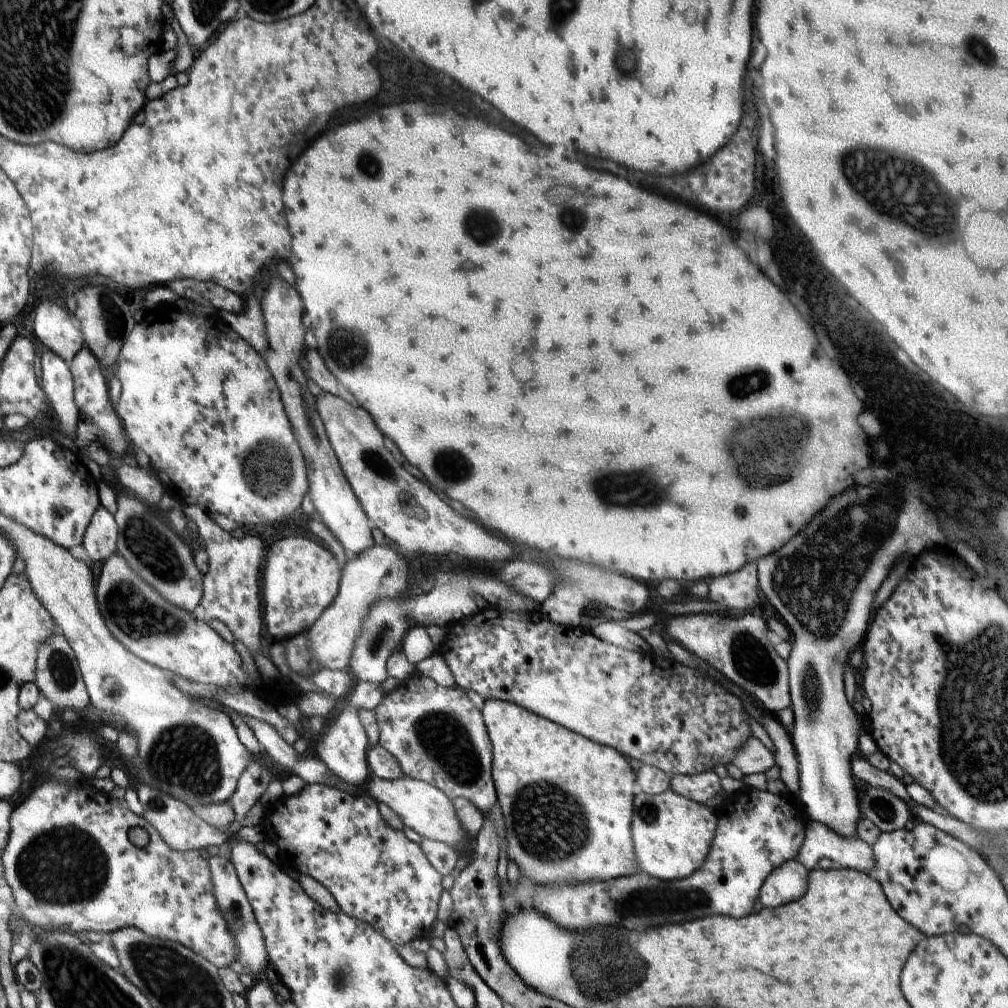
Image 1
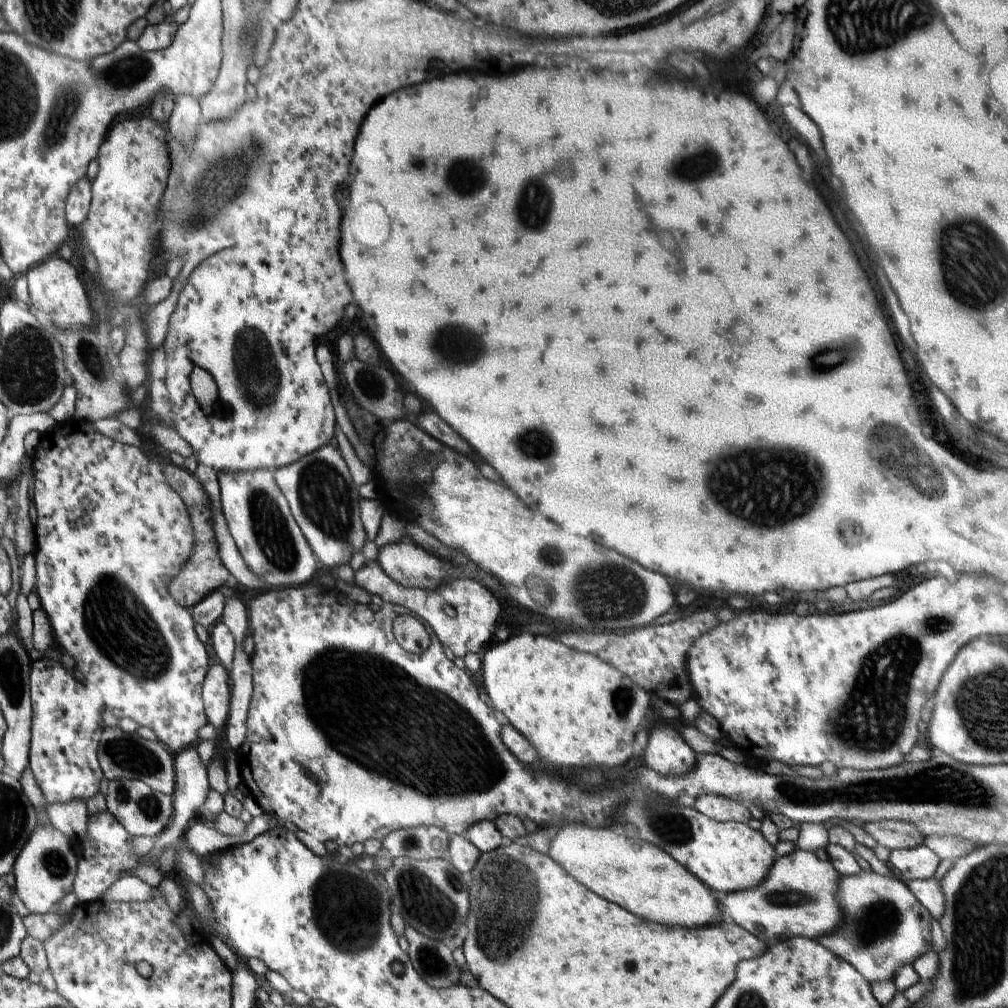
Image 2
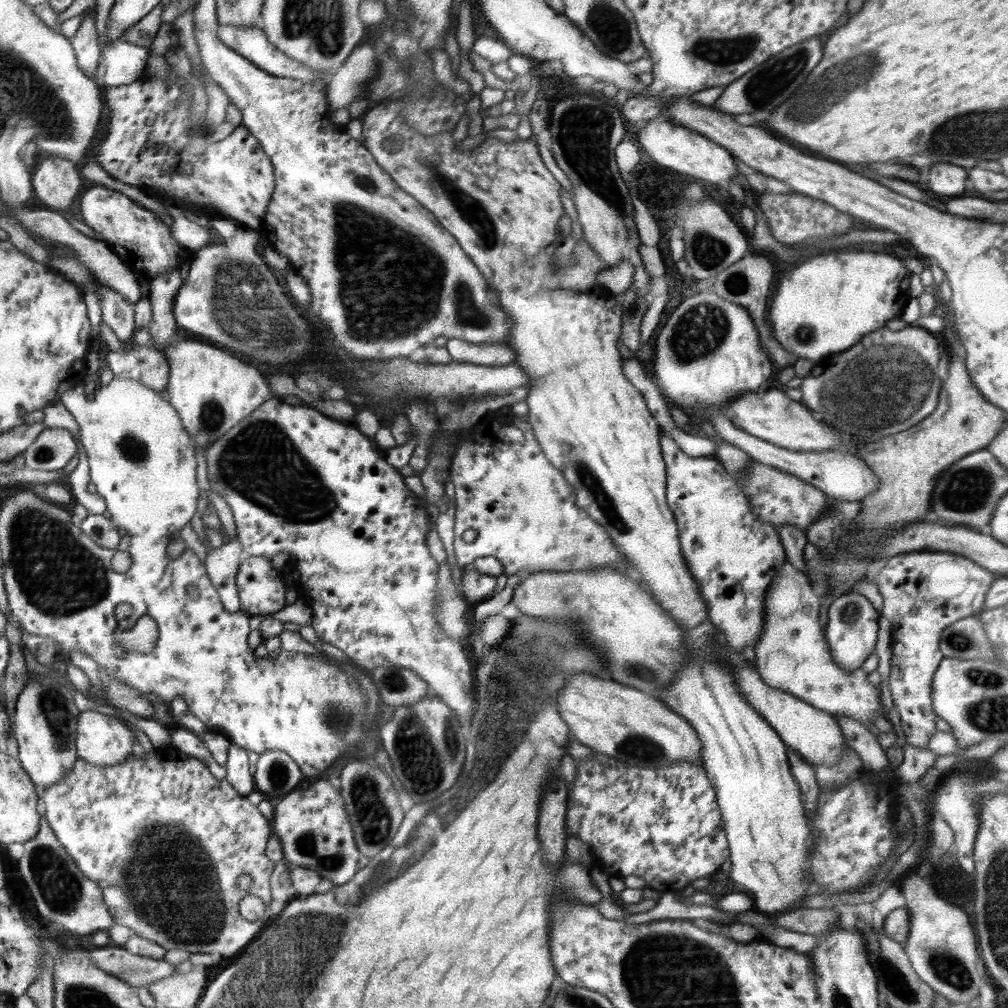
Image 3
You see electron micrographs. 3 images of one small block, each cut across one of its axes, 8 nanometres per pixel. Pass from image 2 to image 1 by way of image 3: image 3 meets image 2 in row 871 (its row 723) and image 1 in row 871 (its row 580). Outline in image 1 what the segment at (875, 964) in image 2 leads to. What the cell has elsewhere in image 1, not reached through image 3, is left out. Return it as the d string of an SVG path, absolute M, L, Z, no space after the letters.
M796 859L778 865L762 883L759 899L766 908L800 900L807 889L809 870Z

